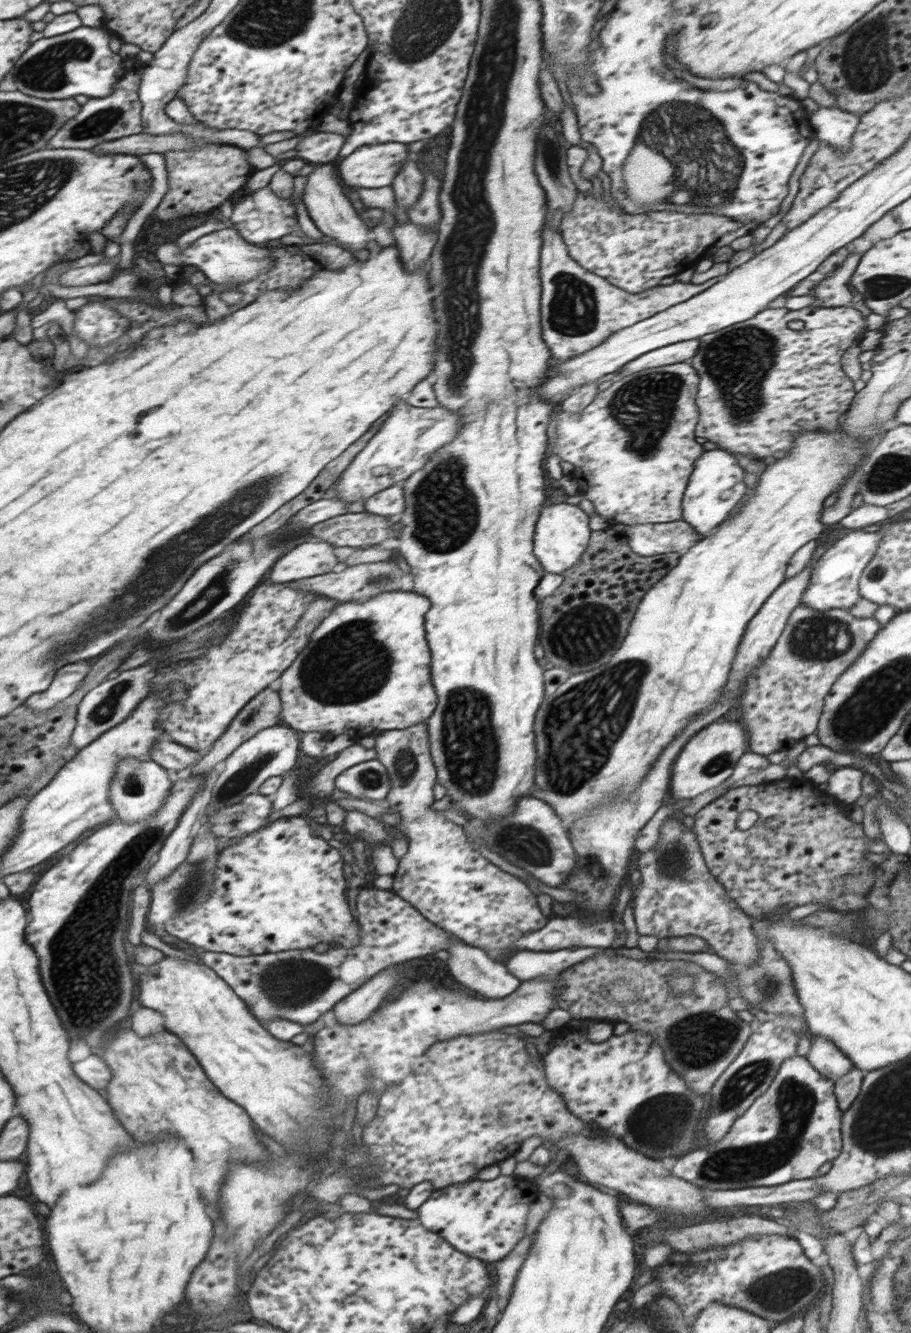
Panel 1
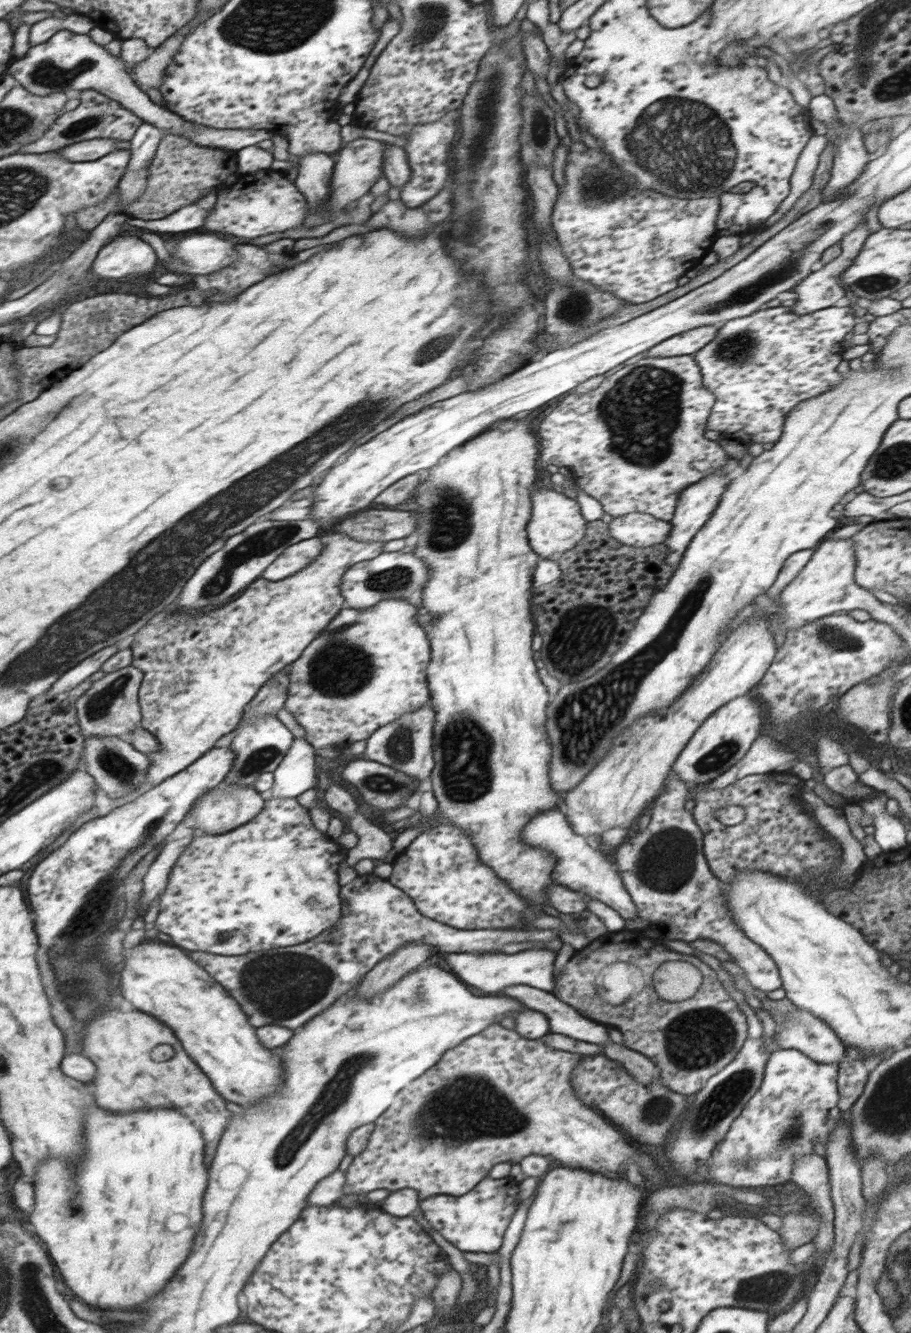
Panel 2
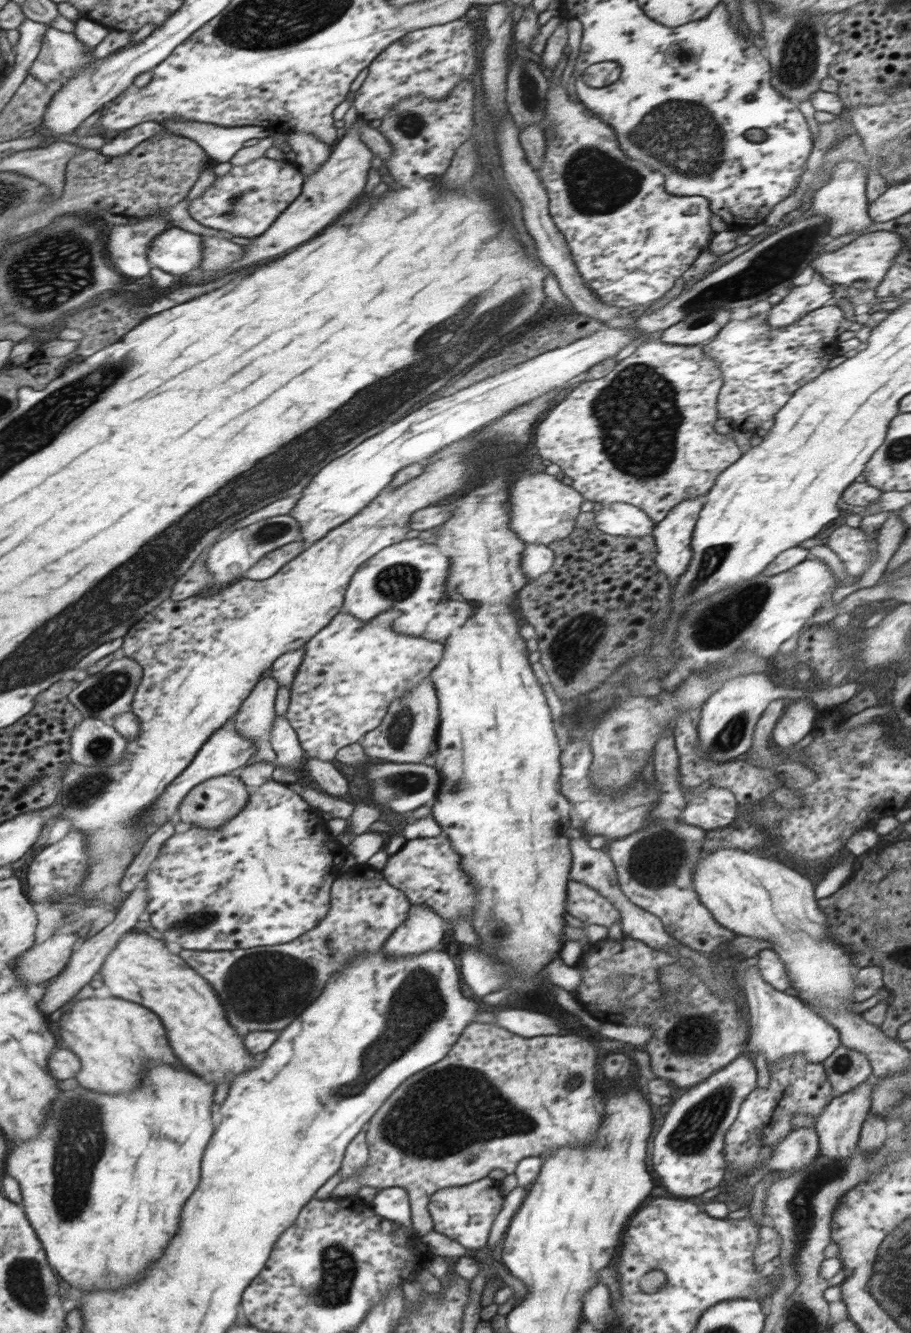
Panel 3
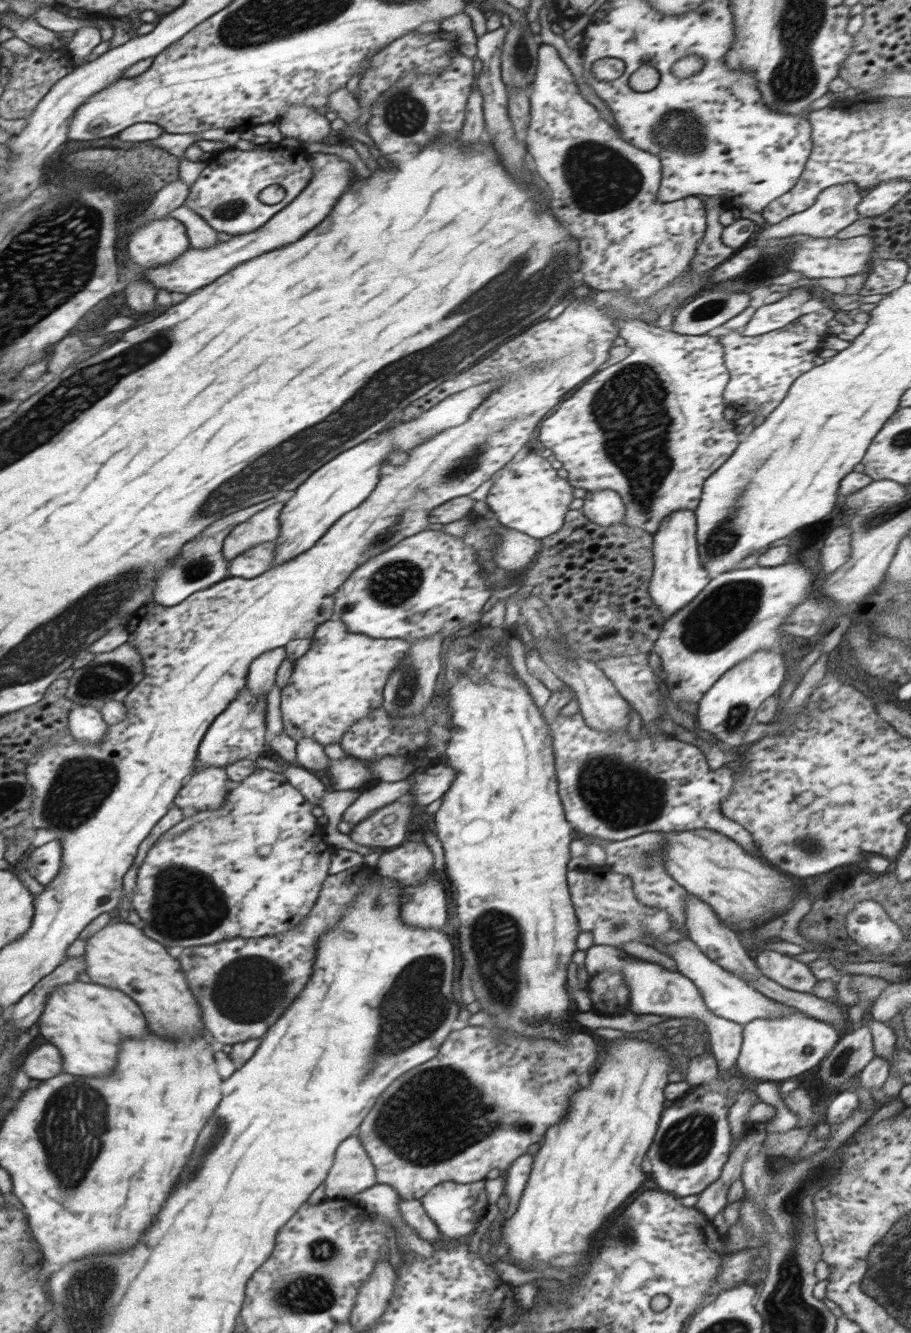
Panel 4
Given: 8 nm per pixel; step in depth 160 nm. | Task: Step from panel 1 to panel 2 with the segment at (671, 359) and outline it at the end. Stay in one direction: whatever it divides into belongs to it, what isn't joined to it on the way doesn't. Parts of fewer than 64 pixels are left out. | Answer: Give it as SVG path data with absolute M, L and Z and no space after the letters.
M715 325L702 326L686 331L650 348L646 352L646 356L650 358L662 358L663 356L693 355L714 340L718 334L718 330L720 330L720 327Z

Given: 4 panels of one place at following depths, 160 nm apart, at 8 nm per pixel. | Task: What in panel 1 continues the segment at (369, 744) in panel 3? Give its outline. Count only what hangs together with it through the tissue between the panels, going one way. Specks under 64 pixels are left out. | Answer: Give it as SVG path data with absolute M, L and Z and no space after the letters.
M426 721L402 730L381 731L379 734L376 734L375 737L375 751L377 752L376 759L386 767L390 783L392 783L392 786L390 786L390 792L388 792L388 796L386 796L386 801L390 803L388 804L390 812L400 814L400 823L395 825L392 830L395 831L396 834L405 837L408 841L408 852L399 860L398 870L393 875L392 890L396 892L398 896L401 896L404 900L407 900L412 904L413 907L420 912L420 915L424 916L428 921L443 928L454 937L463 940L467 945L484 949L488 954L490 954L490 958L494 958L495 961L498 961L498 958L502 958L504 950L508 950L508 946L515 942L515 940L544 928L544 925L547 924L546 918L548 917L544 916L544 914L540 912L538 899L533 890L517 876L505 872L500 869L500 867L490 863L490 861L482 857L480 851L472 850L468 840L466 839L466 834L464 833L463 821L459 821L455 816L453 816L453 814L438 812L432 808L432 804L434 804L433 789L435 784L437 784L437 770L434 766L429 749L429 734L427 733Z

